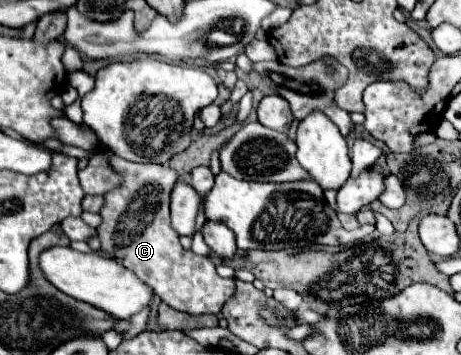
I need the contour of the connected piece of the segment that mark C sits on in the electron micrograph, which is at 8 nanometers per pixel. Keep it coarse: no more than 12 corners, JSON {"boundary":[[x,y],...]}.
{"boundary":[[64,115],[60,143],[106,153],[102,251],[172,309],[220,313],[234,279],[170,227],[168,165],[130,163]]}

